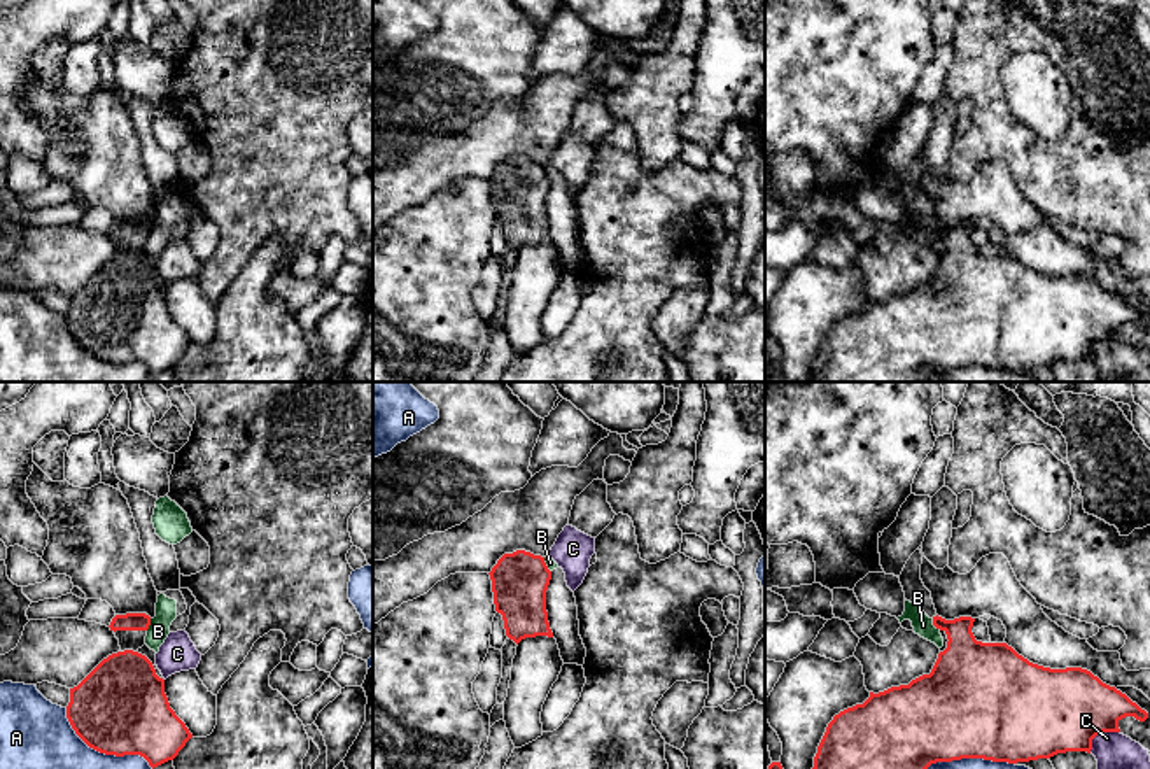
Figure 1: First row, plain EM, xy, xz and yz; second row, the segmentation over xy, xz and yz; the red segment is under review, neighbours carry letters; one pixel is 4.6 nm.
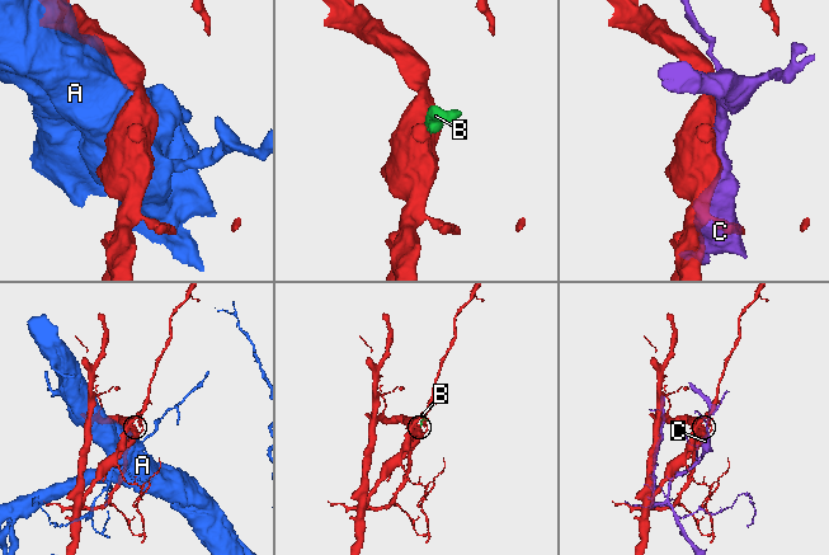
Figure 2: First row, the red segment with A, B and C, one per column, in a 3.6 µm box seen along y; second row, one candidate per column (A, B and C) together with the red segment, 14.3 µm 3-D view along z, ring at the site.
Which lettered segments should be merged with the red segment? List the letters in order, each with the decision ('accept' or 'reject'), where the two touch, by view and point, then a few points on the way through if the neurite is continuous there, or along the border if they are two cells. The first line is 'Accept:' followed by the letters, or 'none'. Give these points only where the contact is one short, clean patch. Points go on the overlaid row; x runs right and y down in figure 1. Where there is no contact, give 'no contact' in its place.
Accept: none
A: reject | xy (102, 752)
B: reject | yz (935, 626) | along yz (932, 619), (940, 629)
C: reject | yz (1100, 733)

